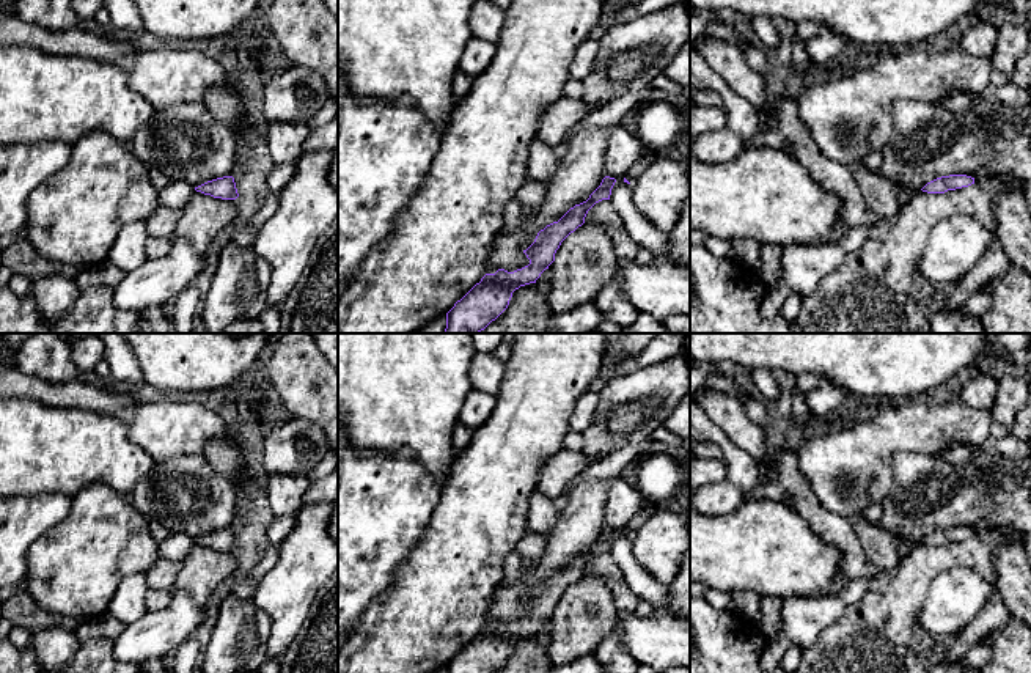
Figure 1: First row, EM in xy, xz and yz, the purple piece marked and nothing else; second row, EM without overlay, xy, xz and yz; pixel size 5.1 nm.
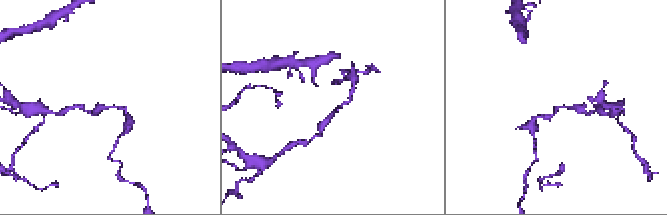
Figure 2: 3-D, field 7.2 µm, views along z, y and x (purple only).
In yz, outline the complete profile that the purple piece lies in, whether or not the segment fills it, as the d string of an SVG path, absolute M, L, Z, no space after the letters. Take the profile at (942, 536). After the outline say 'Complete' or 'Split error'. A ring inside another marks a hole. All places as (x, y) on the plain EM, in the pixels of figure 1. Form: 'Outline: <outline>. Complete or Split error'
Outline: M949 527L927 535L921 542L927 546L945 546L974 536L974 530L967 527Z. Complete

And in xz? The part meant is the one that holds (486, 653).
Outline: M605 528L600 538L580 557L571 560L558 574L541 582L534 594L523 602L530 616L508 624L498 621L486 626L446 665L446 673L495 673L509 657L512 645L520 638L536 635L541 626L555 613L561 594L585 576L588 563L602 552L610 552L616 531Z. Complete

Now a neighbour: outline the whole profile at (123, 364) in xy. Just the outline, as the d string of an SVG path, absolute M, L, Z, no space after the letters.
M94 333L105 346L104 360L108 363L112 379L119 384L145 384L138 360L121 333Z

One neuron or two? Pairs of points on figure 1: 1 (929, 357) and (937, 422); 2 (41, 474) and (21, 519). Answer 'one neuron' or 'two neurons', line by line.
1: two neurons
2: two neurons

